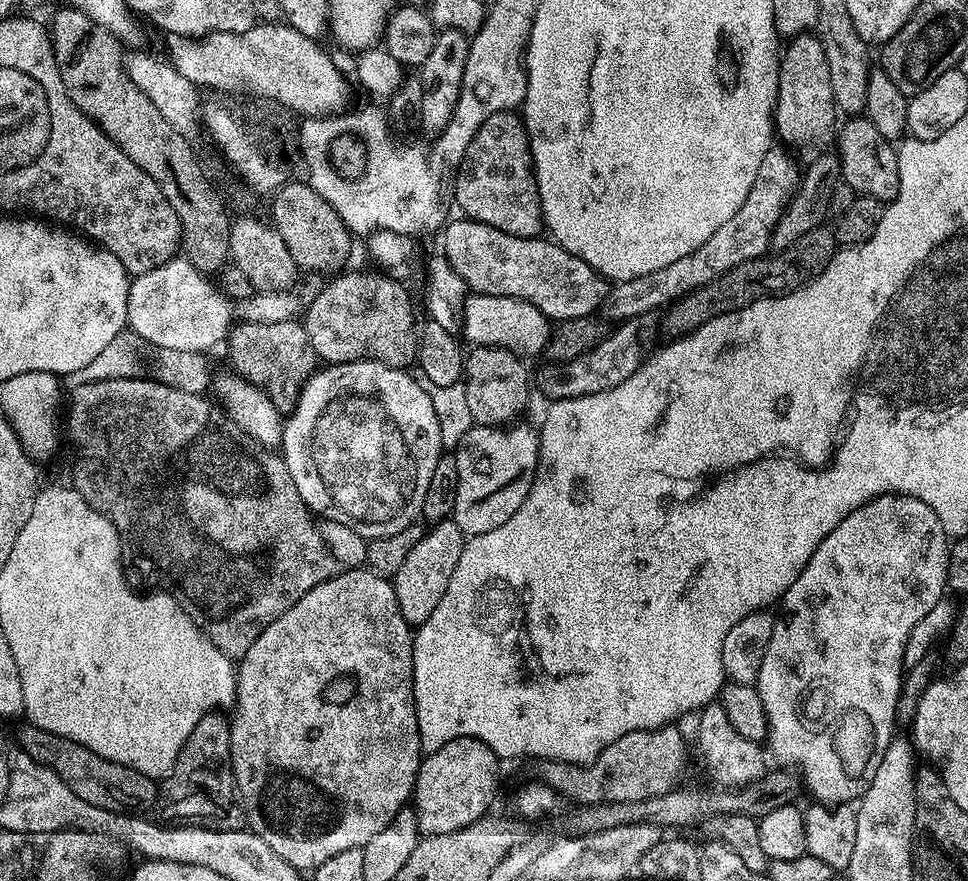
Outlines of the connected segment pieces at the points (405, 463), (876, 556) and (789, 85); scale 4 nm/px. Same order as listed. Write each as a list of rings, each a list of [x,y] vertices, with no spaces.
[[[355,360],[345,364],[329,364],[321,367],[304,381],[296,397],[296,409],[287,413],[280,433],[279,447],[284,448],[282,463],[287,468],[288,476],[294,482],[308,512],[312,514],[317,512],[317,517],[340,522],[342,526],[350,526],[350,530],[362,534],[368,540],[376,540],[379,536],[398,534],[404,528],[413,527],[415,520],[412,519],[421,515],[420,507],[424,501],[424,495],[430,486],[430,478],[434,478],[434,466],[438,466],[442,455],[438,417],[431,406],[430,396],[425,385],[415,375],[413,375],[414,377],[407,376],[403,372],[404,370],[400,366],[373,360]]]
[[[889,494],[876,496],[870,502],[866,502],[858,510],[854,510],[826,538],[822,538],[822,546],[814,550],[810,562],[794,578],[794,582],[784,591],[779,601],[780,616],[773,623],[770,642],[766,646],[766,654],[762,658],[762,670],[755,682],[755,689],[760,693],[762,706],[768,719],[766,725],[766,748],[772,756],[781,764],[784,770],[797,768],[813,801],[821,804],[846,804],[859,801],[864,791],[870,786],[874,778],[874,770],[878,770],[878,762],[882,762],[882,754],[886,754],[886,748],[894,739],[892,731],[898,727],[896,708],[902,704],[900,687],[904,684],[904,650],[906,642],[910,638],[910,630],[918,626],[920,619],[936,605],[946,592],[948,582],[948,550],[949,537],[945,536],[939,518],[922,502],[913,496],[898,496]]]
[[[811,31],[802,32],[787,41],[780,58],[778,94],[775,98],[775,135],[779,139],[781,136],[789,144],[789,149],[797,148],[801,161],[811,162],[825,155],[827,148],[824,147],[838,136],[838,113],[834,90],[830,90],[830,65],[826,62],[826,50],[822,50],[822,42]]]

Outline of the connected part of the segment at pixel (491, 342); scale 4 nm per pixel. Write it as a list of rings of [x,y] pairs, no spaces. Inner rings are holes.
[[[472,294],[465,299],[462,313],[462,333],[482,348],[504,348],[514,356],[527,358],[545,351],[554,331],[553,321],[542,314],[529,300],[509,296]]]

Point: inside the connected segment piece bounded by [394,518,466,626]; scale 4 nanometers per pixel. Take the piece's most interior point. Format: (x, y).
(421, 580)

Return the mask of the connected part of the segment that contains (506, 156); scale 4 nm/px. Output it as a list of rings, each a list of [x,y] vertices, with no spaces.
[[[515,111],[490,114],[490,118],[482,122],[460,159],[455,176],[456,204],[467,219],[522,238],[536,238],[545,231],[532,154],[528,151],[528,132]]]

